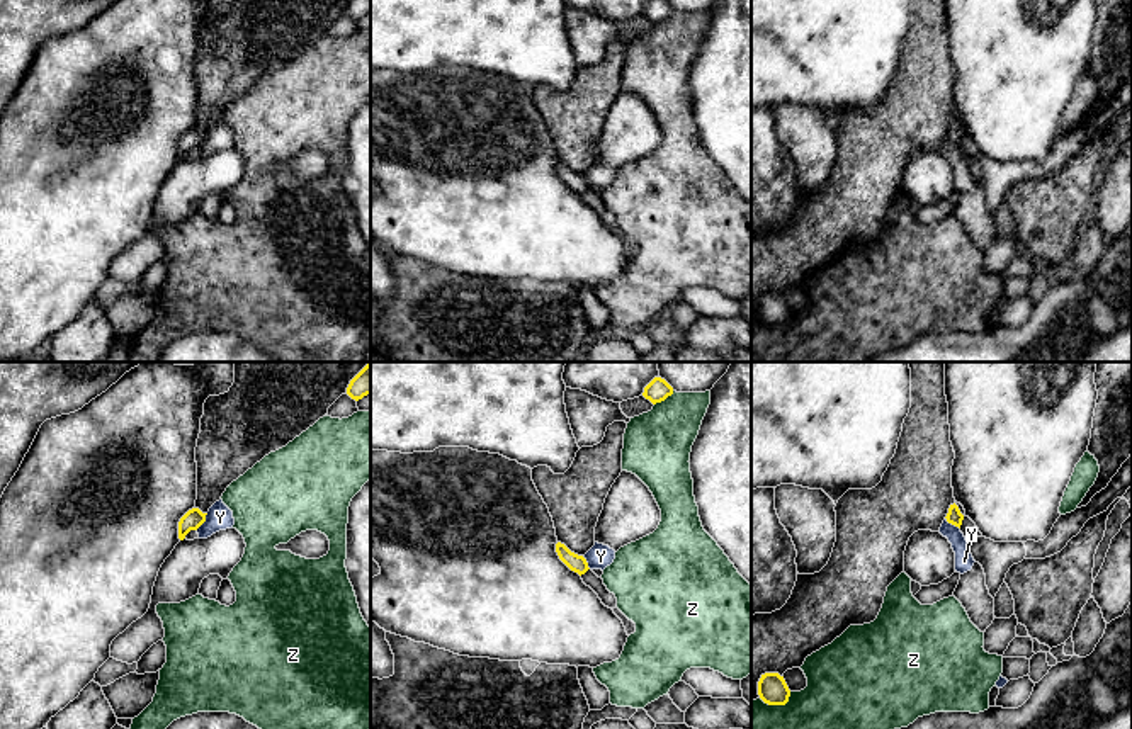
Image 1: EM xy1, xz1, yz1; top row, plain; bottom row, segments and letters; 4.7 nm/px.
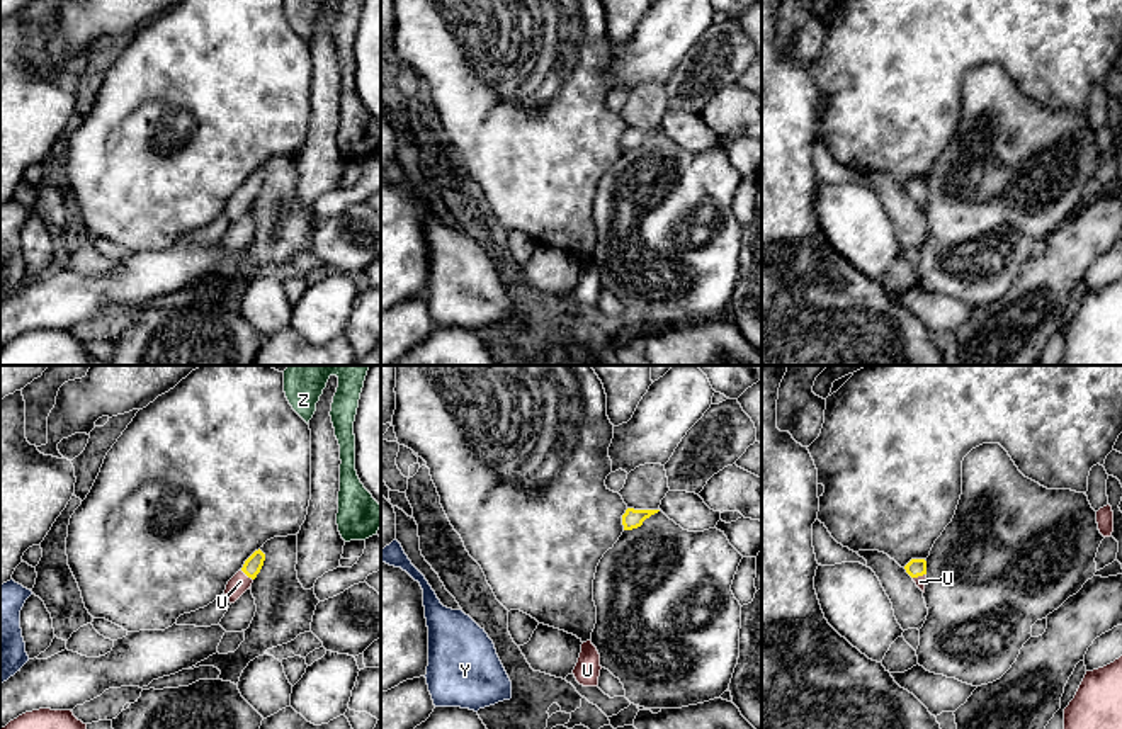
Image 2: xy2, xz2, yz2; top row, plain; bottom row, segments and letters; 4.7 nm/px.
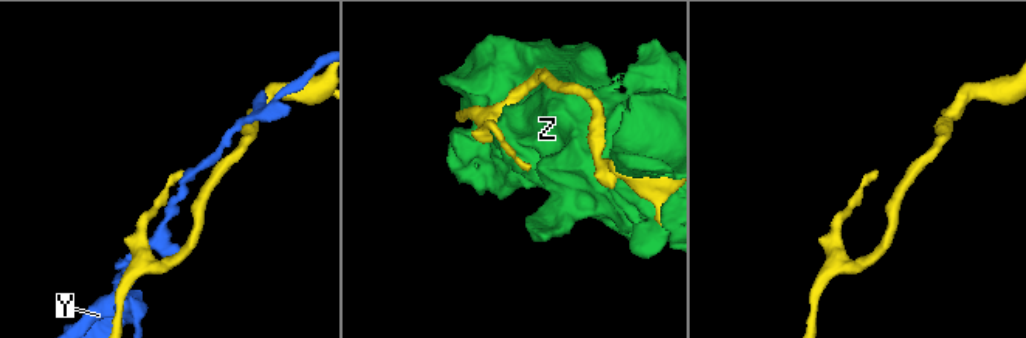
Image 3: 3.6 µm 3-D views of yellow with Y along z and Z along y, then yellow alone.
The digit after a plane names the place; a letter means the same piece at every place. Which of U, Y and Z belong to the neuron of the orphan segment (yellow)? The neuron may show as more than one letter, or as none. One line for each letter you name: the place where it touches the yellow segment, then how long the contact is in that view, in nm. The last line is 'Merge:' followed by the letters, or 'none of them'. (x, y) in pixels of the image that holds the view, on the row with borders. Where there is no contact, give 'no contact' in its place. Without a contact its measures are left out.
U: meets yellow in xy2 at (247, 575); contact 80 nm long
Merge: U

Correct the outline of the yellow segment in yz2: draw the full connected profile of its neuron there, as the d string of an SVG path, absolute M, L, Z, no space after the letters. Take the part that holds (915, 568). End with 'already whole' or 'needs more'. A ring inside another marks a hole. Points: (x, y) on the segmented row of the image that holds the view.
M911 559L904 566L906 573L913 578L916 586L925 593L926 585L926 561L925 559Z; needs more

